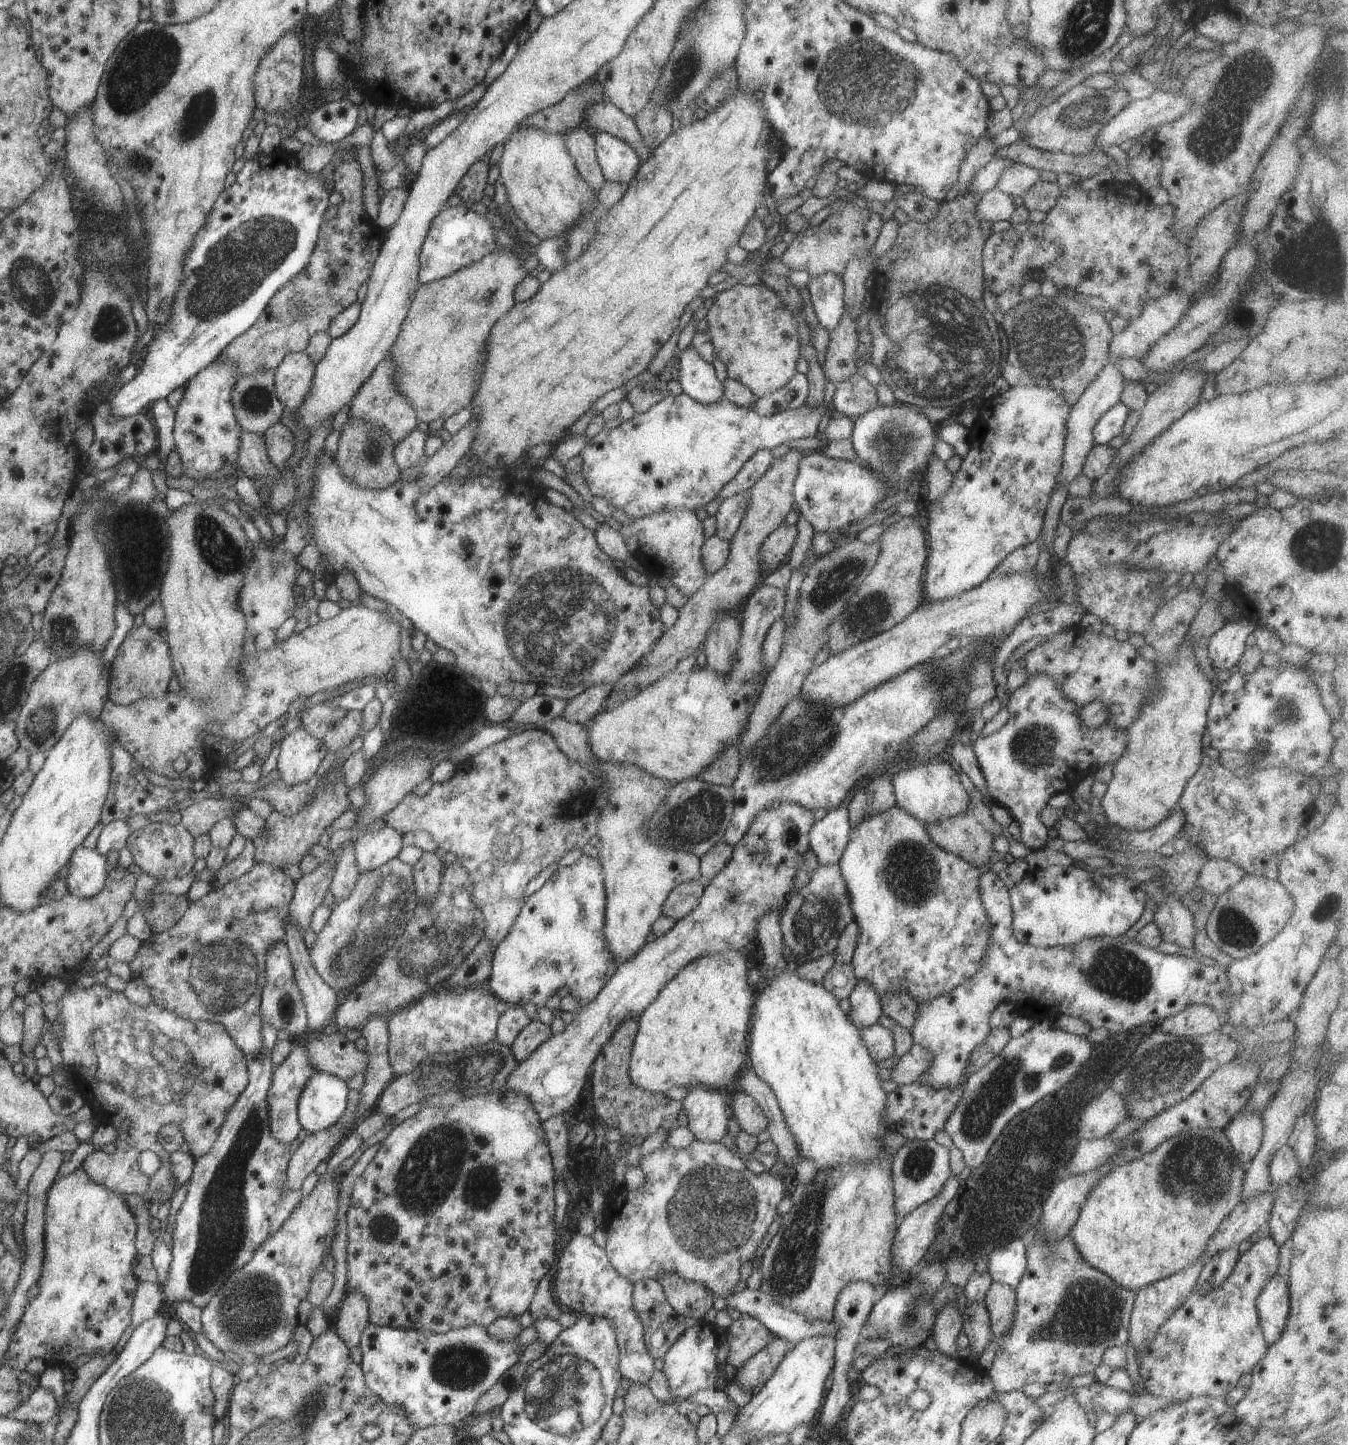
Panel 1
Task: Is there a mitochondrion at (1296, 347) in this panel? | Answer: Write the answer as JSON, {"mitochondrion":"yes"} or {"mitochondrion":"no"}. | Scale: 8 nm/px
{"mitochondrion":"no"}

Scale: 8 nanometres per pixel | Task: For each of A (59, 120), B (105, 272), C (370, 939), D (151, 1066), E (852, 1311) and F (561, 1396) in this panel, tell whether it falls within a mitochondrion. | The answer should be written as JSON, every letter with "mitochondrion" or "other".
{"A":"other","B":"mitochondrion","C":"mitochondrion","D":"mitochondrion","E":"other","F":"mitochondrion"}

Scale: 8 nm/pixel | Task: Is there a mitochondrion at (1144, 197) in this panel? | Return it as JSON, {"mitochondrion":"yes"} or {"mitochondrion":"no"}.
{"mitochondrion":"no"}

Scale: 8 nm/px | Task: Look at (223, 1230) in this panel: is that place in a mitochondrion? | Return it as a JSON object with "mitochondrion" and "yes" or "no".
{"mitochondrion":"yes"}

